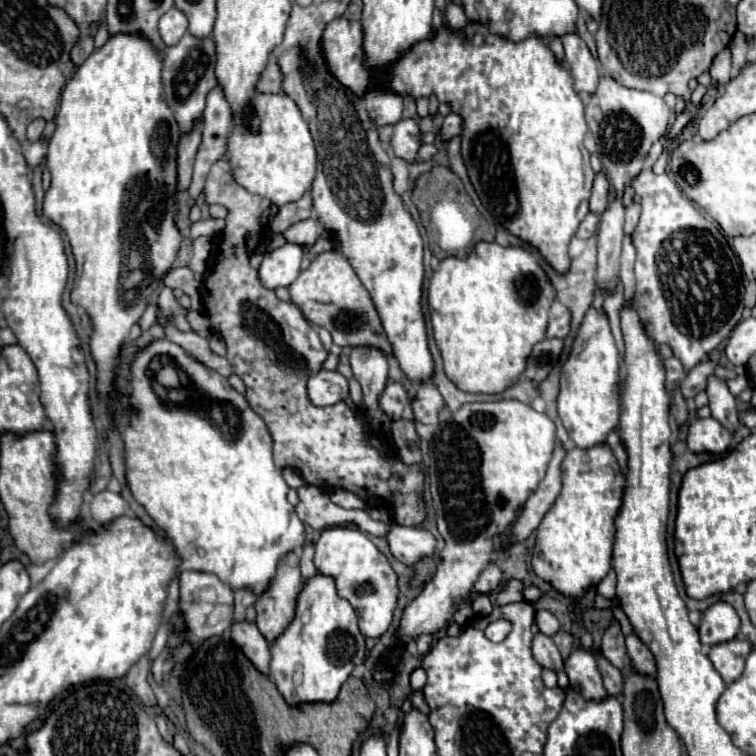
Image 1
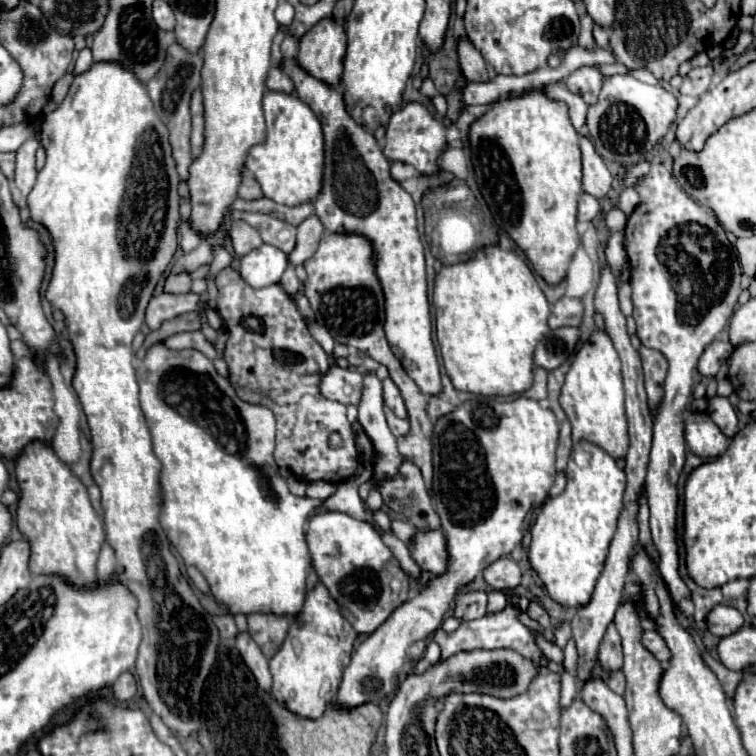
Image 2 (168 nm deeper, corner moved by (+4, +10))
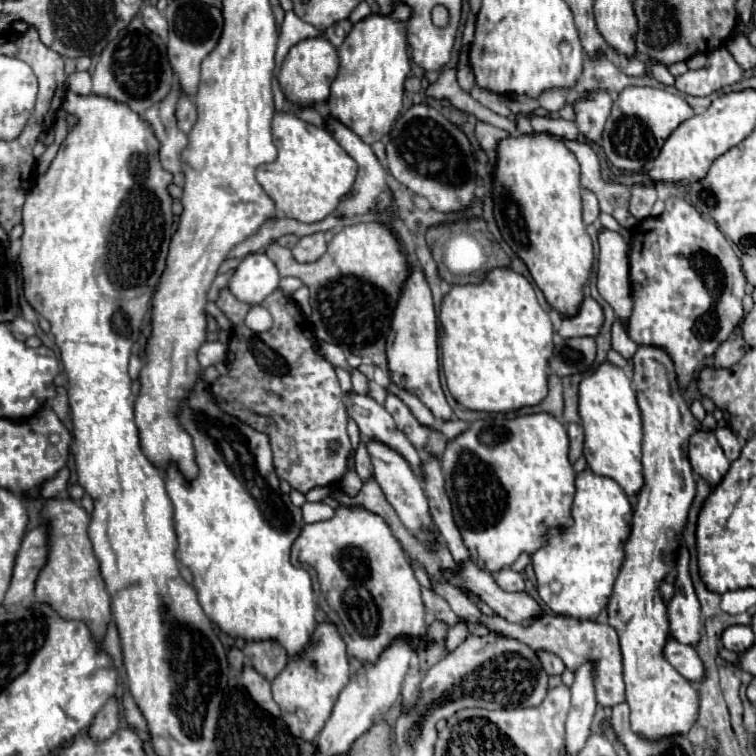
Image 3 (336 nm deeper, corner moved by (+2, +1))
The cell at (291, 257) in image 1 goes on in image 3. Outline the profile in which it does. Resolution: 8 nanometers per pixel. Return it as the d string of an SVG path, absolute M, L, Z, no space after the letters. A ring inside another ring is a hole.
M253 253L237 265L229 289L239 301L257 305L279 287L279 281L281 275L275 263L265 253Z

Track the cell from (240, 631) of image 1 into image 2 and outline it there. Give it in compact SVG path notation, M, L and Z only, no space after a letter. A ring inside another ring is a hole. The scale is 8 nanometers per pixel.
M241 632L237 636L237 650L239 650L243 662L247 664L247 668L253 672L259 688L265 690L265 692L269 692L271 690L269 660L263 656L263 652L259 650L259 646L251 640L251 636L247 632Z

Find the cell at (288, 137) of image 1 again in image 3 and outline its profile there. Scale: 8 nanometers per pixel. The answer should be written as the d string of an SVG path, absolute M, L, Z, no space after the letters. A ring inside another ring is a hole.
M277 111L273 117L273 139L279 157L257 169L257 181L275 201L277 211L303 223L315 223L331 215L339 205L339 199L349 193L355 181L355 161L325 127L315 127L287 111Z

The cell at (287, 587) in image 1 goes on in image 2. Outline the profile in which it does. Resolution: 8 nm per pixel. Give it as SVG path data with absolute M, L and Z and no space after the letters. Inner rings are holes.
M251 614L247 616L247 622L249 622L249 630L247 630L249 636L253 636L261 652L265 652L265 656L271 658L273 652L281 648L291 620L285 616L273 616L273 614Z

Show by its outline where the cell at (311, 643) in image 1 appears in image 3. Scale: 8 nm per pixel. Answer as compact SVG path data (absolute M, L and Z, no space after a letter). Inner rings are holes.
M331 621L319 623L313 633L311 649L305 649L297 661L289 659L287 667L271 681L273 699L281 709L281 719L289 725L295 737L305 741L317 739L323 725L327 723L331 709L337 701L339 691L349 681L349 657L345 641Z

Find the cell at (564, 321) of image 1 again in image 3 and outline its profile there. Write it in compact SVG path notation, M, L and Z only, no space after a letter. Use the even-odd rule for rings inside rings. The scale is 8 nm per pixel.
M585 297L575 315L563 317L559 335L563 339L585 337L585 335L595 337L599 333L599 329L601 329L601 323L603 323L603 311L601 311L599 303L593 297Z

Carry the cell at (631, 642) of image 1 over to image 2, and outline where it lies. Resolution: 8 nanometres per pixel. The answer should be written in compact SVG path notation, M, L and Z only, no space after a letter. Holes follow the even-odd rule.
M647 630L643 632L643 644L645 648L667 668L669 666L669 660L671 660L671 652L663 640L663 636L657 632L657 630Z

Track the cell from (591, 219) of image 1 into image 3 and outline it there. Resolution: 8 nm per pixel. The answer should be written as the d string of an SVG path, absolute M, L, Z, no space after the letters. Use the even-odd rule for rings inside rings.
M583 189L583 223L585 225L591 225L597 221L599 217L599 201L595 197L595 193L591 193L589 189Z

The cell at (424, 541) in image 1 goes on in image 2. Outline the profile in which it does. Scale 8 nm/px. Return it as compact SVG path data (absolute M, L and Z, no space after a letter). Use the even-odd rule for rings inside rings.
M431 530L425 534L417 534L411 544L411 554L419 562L419 566L433 576L441 576L449 566L449 550L447 540L441 530Z

